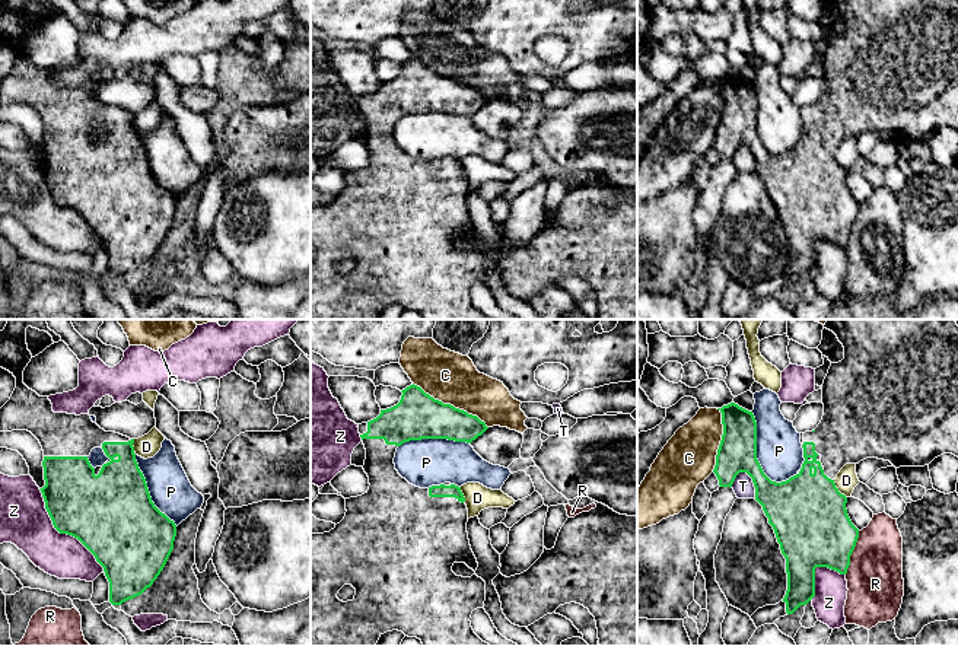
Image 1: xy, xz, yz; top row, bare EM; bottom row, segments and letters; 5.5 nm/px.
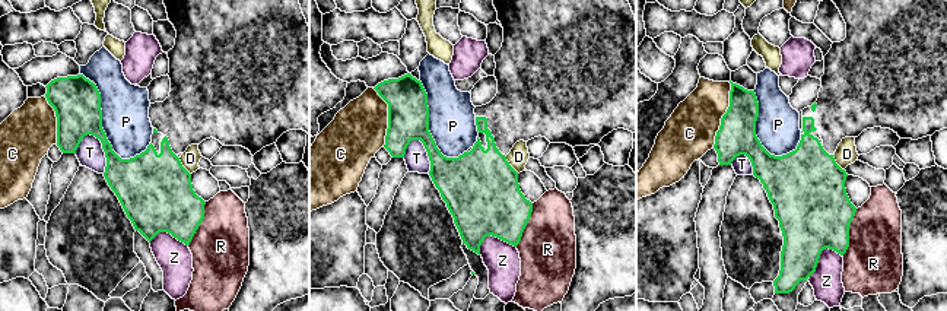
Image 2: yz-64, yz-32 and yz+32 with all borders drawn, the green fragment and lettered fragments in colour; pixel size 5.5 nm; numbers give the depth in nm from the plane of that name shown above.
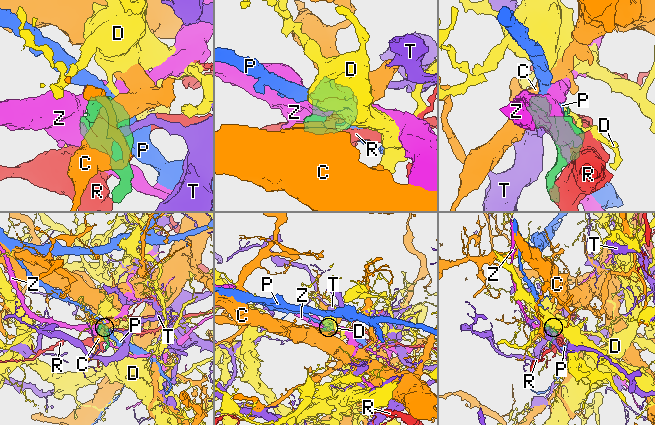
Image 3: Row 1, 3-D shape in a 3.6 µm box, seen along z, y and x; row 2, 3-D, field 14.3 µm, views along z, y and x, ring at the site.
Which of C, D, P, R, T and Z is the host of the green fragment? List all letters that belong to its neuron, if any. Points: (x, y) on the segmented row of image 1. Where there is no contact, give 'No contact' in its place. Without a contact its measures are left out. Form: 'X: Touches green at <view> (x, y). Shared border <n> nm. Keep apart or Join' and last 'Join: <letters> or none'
C: Touches green at xz (449, 404). Shared border 480 nm. Keep apart
D: Touches green at yz (837, 489). Shared border 130 nm. Keep apart
P: Touches green at yz (756, 458). Shared border 440 nm. Keep apart
R: Touches green at yz (852, 551). Shared border 260 nm. Keep apart
T: Touches green at yz (753, 481). Shared border 180 nm. Keep apart
Z: Touches green at xy (63, 532). Shared border 600 nm. Keep apart
Join: none

